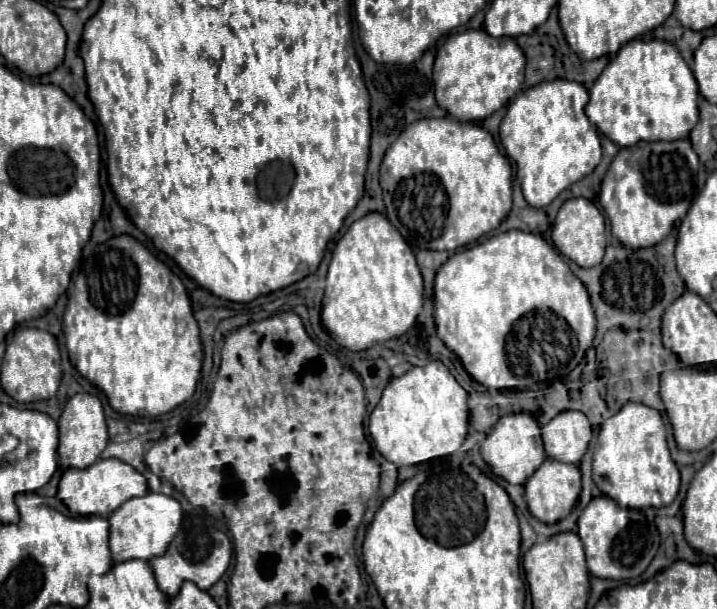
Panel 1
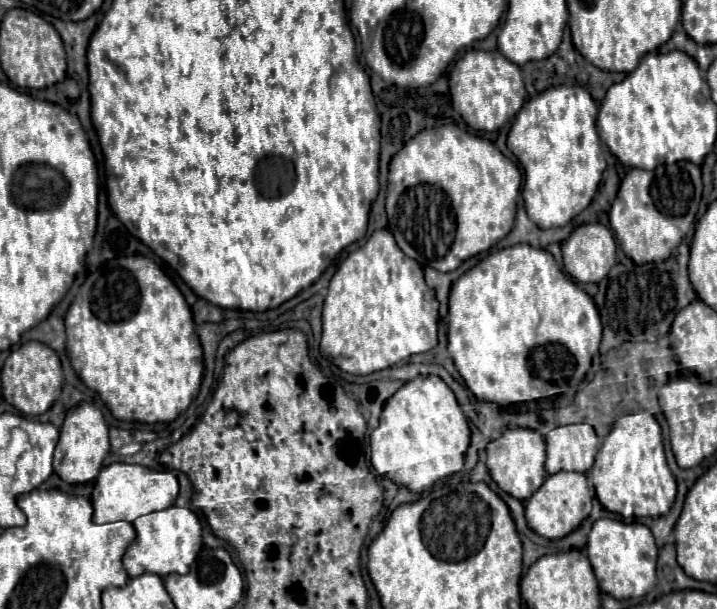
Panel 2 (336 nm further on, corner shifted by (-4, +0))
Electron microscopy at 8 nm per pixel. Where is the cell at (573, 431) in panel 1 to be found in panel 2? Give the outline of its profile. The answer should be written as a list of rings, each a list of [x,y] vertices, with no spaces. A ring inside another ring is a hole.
[[[588,423],[564,425],[564,427],[552,429],[546,435],[546,471],[548,471],[548,475],[554,475],[558,471],[586,473],[592,467],[592,463],[594,463],[598,447],[600,447],[598,437],[596,437],[592,425],[588,425]]]

